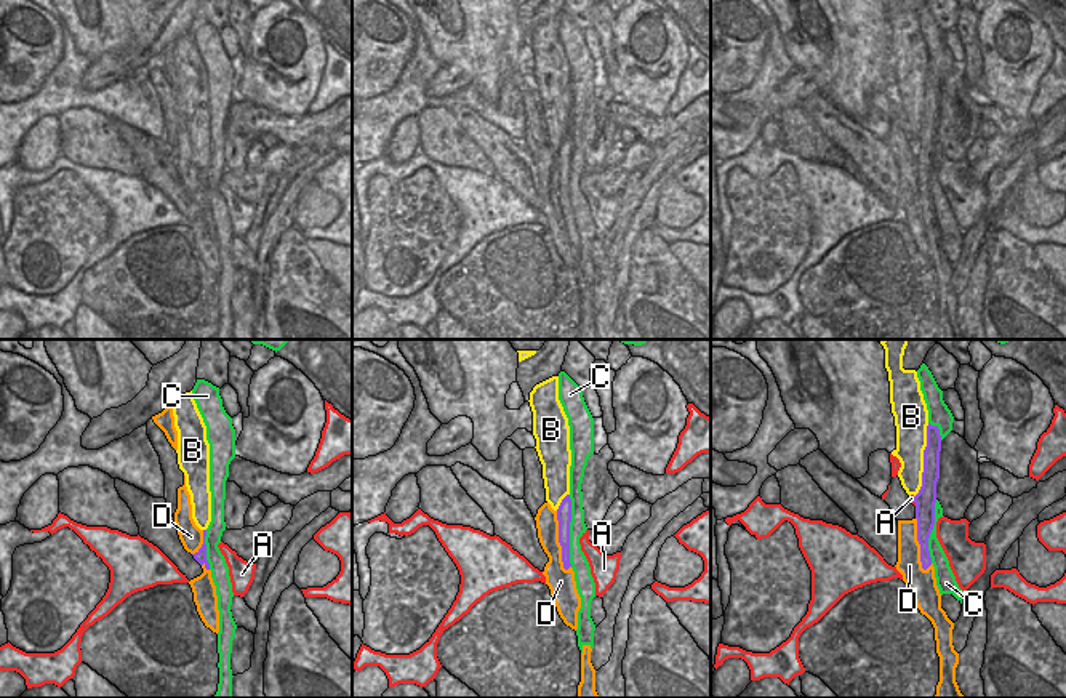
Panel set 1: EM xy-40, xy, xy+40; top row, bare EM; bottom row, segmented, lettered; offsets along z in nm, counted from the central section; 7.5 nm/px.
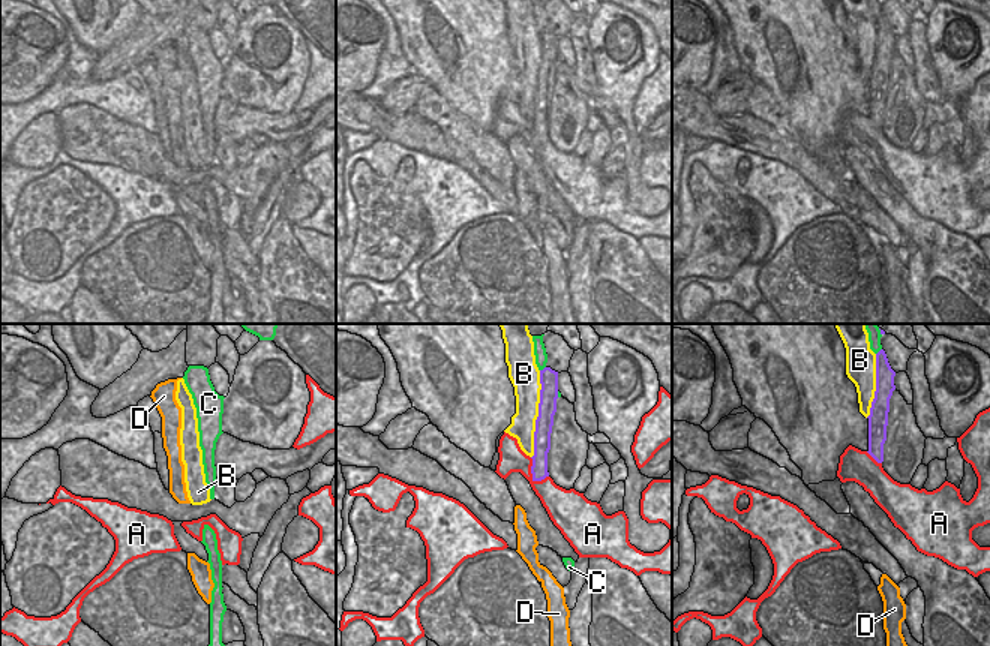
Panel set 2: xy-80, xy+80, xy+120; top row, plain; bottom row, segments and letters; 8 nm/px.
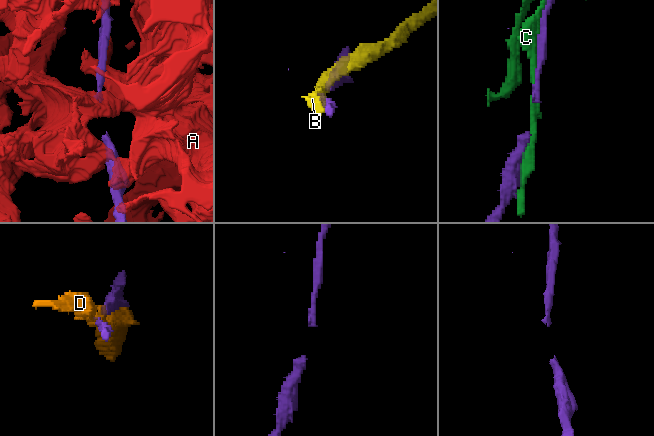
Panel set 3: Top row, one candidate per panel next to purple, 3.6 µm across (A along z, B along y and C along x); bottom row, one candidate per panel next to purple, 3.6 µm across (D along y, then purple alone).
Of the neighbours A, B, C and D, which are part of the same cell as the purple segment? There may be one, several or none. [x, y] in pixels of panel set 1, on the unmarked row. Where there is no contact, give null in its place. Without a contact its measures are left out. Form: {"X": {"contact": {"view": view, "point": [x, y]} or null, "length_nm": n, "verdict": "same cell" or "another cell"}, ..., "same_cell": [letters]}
{"A": {"contact": {"view": "xy+40", "point": [914, 143]}, "length_nm": 80, "verdict": "another cell"}, "B": {"contact": {"view": "xy+40", "point": [924, 101]}, "length_nm": 550, "verdict": "another cell"}, "C": {"contact": {"view": "xy", "point": [569, 172]}, "length_nm": 550, "verdict": "another cell"}, "D": {"contact": {"view": "xy", "point": [559, 183]}, "length_nm": 460, "verdict": "another cell"}, "same_cell": []}

